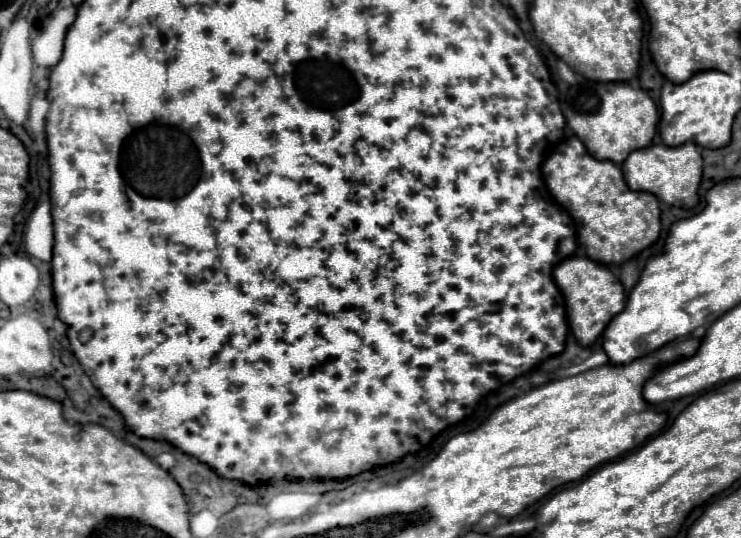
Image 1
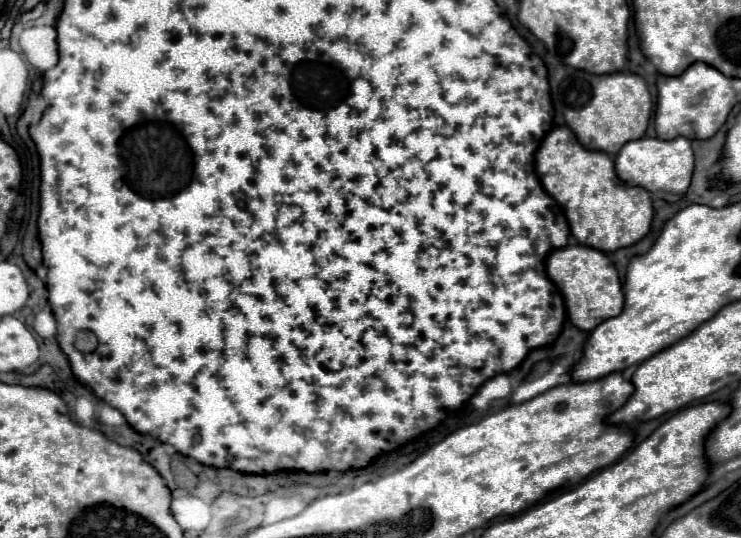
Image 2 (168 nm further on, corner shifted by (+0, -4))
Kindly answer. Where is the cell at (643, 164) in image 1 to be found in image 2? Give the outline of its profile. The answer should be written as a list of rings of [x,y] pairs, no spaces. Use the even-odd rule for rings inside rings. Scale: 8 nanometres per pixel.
[[[683,136],[673,140],[659,140],[659,138],[639,138],[627,142],[615,156],[615,172],[617,176],[631,184],[631,186],[643,186],[651,194],[665,198],[665,194],[677,194],[683,196],[689,188],[691,174],[693,174],[693,150],[691,142]]]

